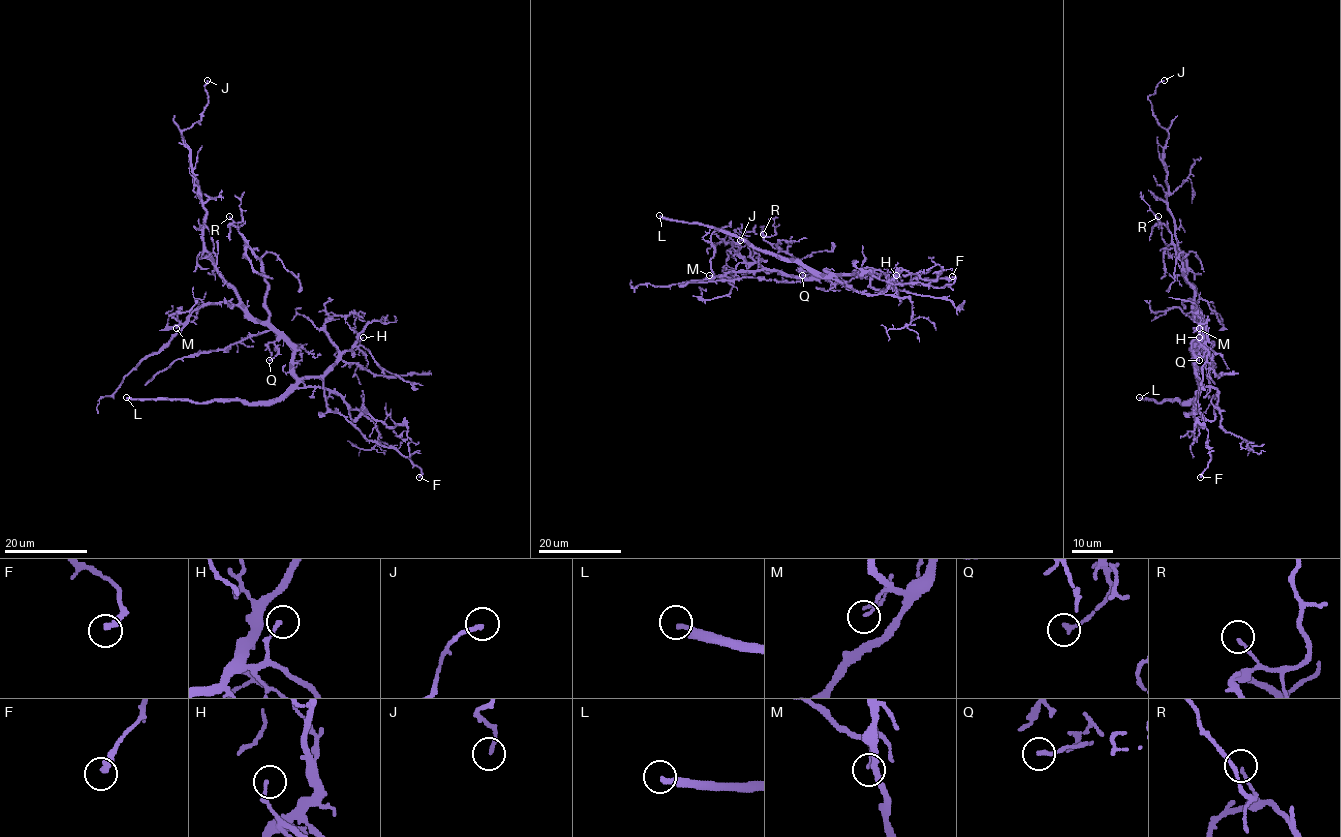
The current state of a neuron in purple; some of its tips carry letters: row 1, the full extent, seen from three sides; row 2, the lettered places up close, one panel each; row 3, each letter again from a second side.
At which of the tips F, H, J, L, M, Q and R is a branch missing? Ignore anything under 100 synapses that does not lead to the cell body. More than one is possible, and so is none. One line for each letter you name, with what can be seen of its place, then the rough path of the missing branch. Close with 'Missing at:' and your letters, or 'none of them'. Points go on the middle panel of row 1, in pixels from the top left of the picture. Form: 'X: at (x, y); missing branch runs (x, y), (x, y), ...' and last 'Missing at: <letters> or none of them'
L: at (659, 215)
Missing at: L

